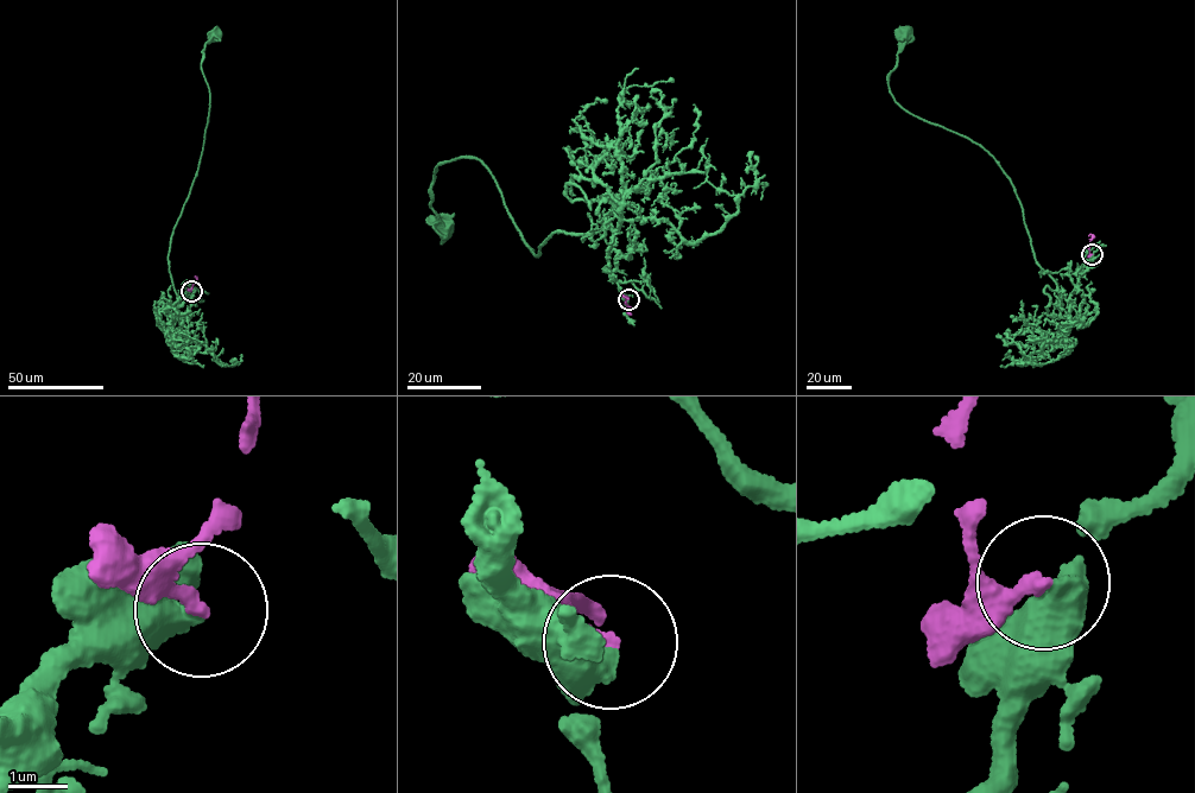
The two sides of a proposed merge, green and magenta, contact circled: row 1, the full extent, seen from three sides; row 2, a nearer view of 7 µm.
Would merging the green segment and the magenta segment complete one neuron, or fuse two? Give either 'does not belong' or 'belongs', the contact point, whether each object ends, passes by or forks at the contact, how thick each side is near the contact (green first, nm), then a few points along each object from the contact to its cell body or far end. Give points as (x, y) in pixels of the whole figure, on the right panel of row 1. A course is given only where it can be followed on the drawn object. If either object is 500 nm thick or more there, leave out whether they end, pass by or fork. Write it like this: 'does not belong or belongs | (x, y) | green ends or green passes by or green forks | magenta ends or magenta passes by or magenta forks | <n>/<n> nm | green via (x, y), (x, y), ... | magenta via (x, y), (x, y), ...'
belongs | (1092, 254) | green passes by | magenta ends | 400/220 nm | green via (1092, 254), (1066, 299), (1036, 261), (1022, 205), (992, 156), (896, 101), (889, 75), (906, 31) | magenta via (1092, 254), (1088, 248), (1092, 234), (1088, 236)

